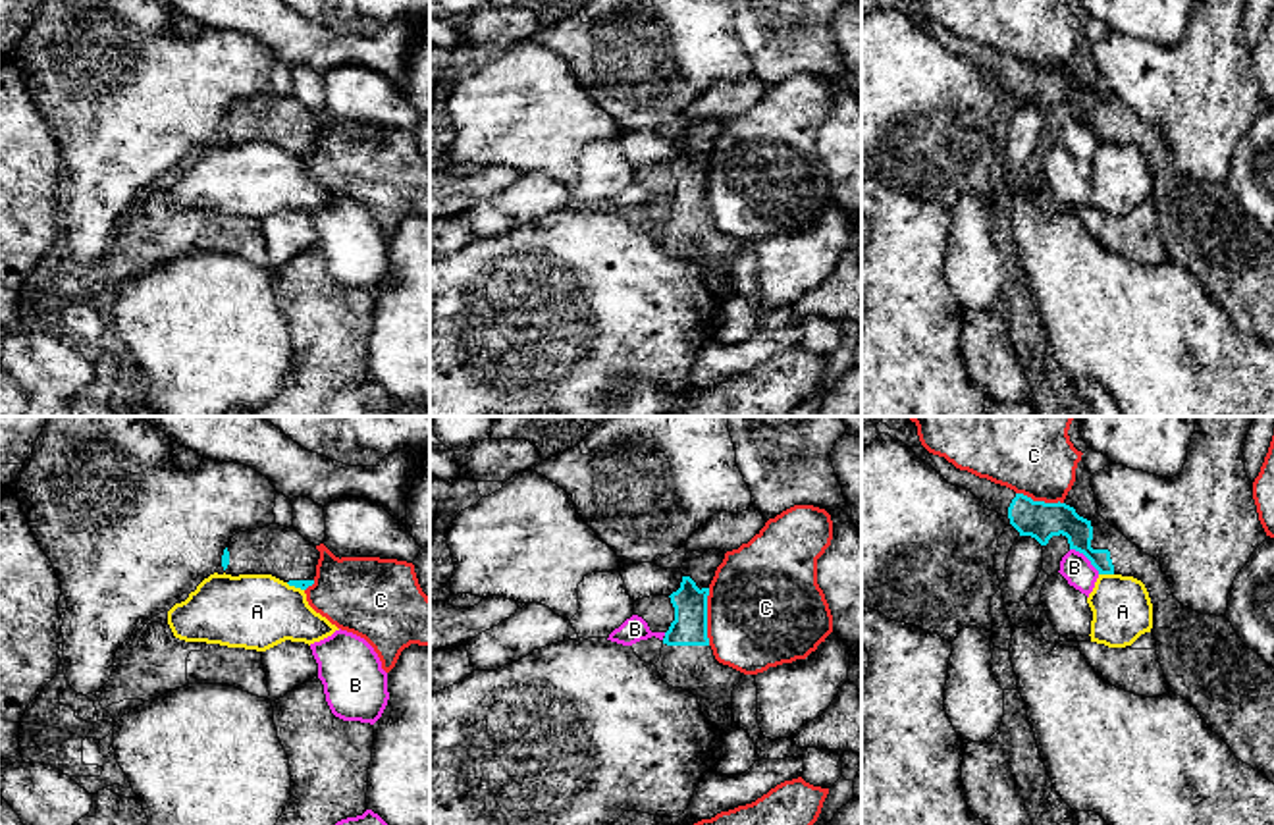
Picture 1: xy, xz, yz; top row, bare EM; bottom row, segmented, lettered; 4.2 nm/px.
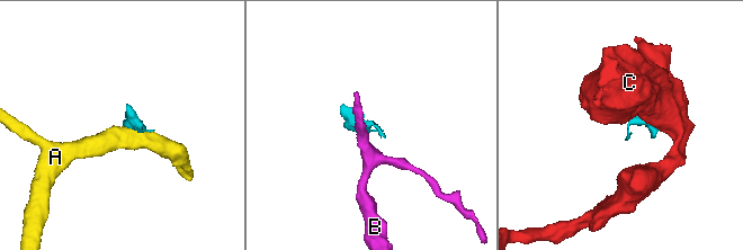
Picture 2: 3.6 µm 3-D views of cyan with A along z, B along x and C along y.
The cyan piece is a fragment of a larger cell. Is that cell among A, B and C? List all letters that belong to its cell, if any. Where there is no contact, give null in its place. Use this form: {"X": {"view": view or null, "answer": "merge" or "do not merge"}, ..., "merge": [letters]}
{"A": {"view": "yz", "answer": "do not merge"}, "B": {"view": "yz", "answer": "do not merge"}, "C": {"view": "xz", "answer": "do not merge"}, "merge": []}

